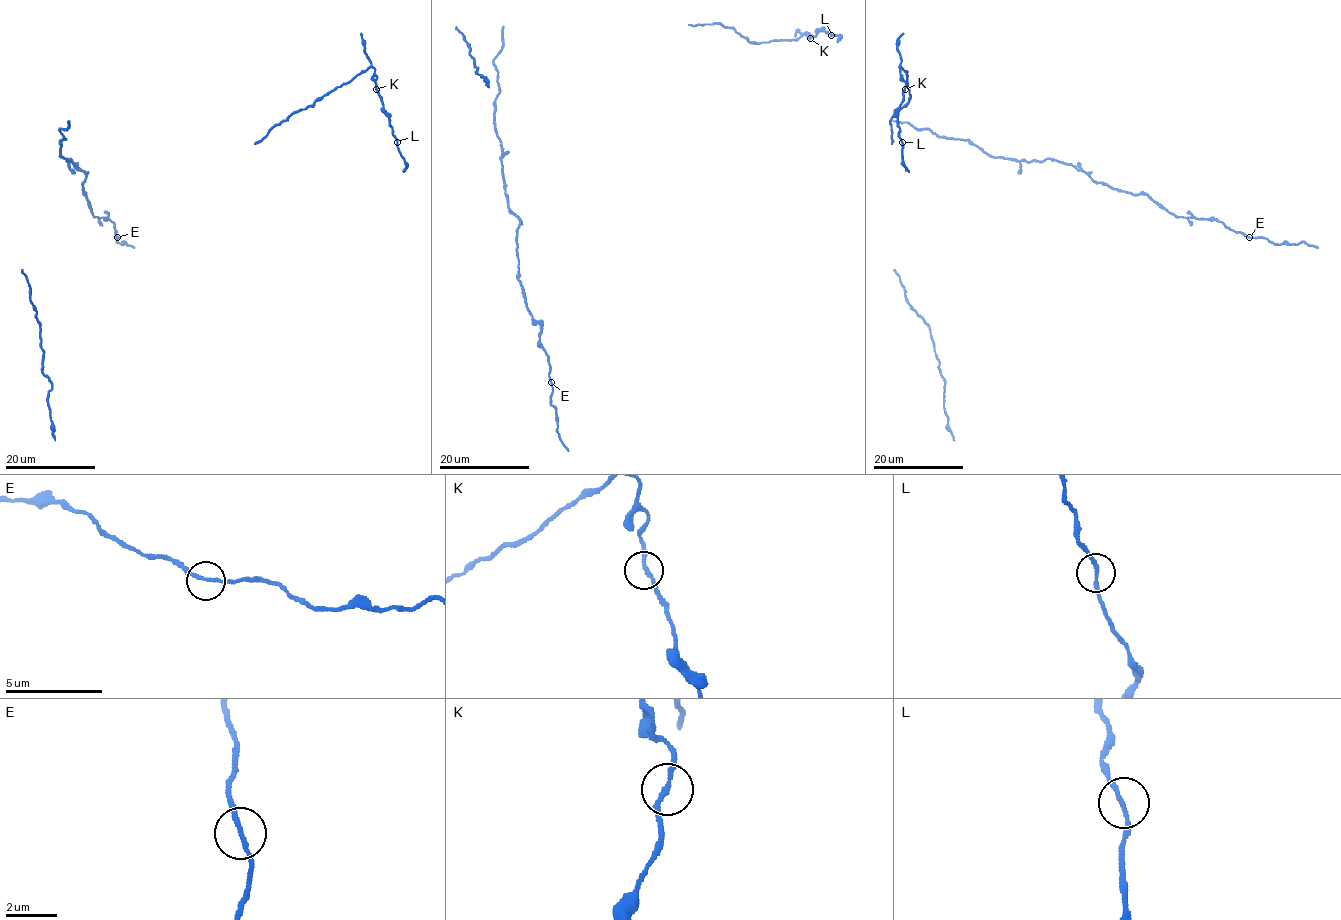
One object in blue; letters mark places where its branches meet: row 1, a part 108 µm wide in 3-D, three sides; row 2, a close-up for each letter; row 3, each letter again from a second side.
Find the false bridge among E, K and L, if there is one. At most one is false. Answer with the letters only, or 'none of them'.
L

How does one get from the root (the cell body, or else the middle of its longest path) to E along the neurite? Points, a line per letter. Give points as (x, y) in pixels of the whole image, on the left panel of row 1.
E: (68, 127), (59, 129), (60, 156), (86, 175), (88, 207), (113, 223), (117, 237)

